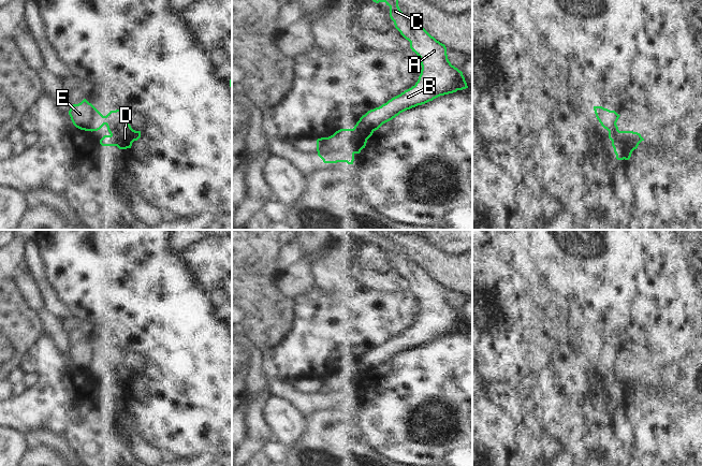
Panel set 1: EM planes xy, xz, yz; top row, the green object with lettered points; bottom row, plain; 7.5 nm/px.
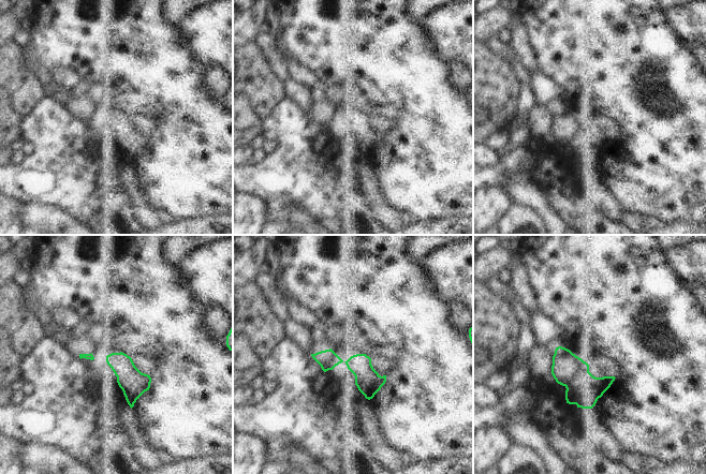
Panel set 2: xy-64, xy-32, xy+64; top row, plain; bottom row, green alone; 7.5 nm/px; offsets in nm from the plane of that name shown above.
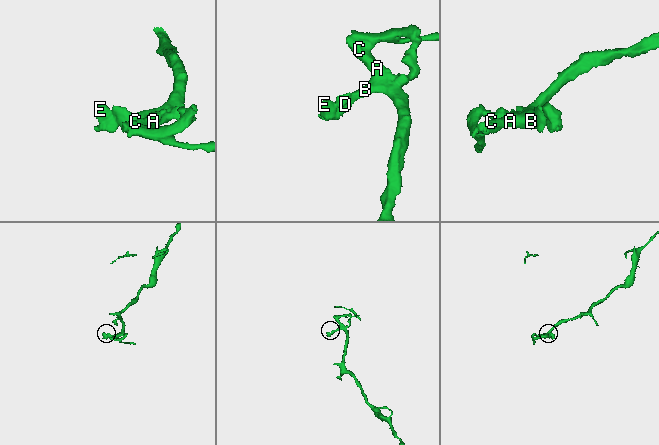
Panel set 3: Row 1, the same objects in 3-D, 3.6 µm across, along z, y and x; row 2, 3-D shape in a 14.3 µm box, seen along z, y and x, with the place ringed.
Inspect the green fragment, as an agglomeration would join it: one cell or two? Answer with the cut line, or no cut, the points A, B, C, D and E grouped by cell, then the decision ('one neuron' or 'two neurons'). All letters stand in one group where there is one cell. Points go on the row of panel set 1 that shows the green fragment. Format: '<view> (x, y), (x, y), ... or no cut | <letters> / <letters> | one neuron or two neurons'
xz (353, 128), (366, 140) | A B C D / E | two neurons

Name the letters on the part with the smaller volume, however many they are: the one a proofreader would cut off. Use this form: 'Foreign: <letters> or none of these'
Foreign: E

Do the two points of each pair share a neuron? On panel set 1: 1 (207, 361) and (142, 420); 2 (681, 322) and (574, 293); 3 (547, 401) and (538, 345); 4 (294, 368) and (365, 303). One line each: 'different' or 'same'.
1: same
2: same
3: different
4: same

